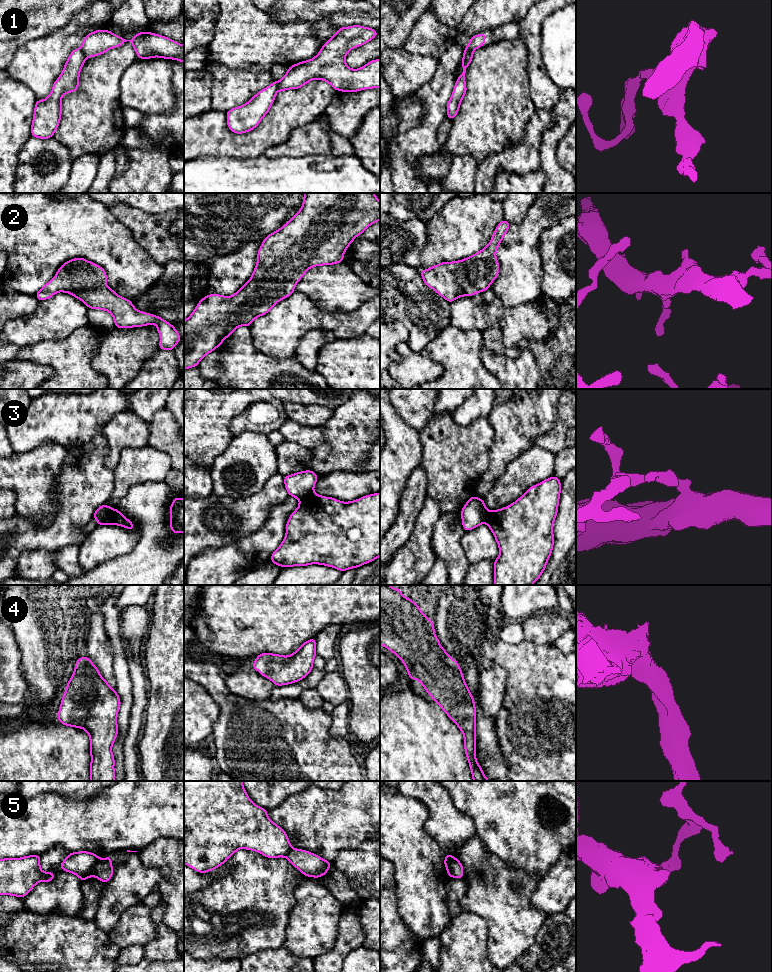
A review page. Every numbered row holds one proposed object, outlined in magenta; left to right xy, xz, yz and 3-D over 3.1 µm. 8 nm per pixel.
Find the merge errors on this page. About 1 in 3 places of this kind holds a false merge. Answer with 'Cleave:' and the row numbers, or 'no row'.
Cleave: 1, 3, 5

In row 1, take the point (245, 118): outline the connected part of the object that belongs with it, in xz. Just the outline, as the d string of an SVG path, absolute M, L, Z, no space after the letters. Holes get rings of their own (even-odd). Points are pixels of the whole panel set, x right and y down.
M275 81L258 92L246 104L227 111L228 128L236 134L249 132L256 128L269 112L277 91L278 81Z

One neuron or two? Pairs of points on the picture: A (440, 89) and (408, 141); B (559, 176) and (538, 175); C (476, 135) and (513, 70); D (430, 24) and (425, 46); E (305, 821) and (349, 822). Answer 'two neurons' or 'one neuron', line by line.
A: one neuron
B: two neurons
C: one neuron
D: one neuron
E: one neuron

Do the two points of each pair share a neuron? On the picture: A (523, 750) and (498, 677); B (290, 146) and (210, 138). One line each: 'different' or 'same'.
A: different
B: different

